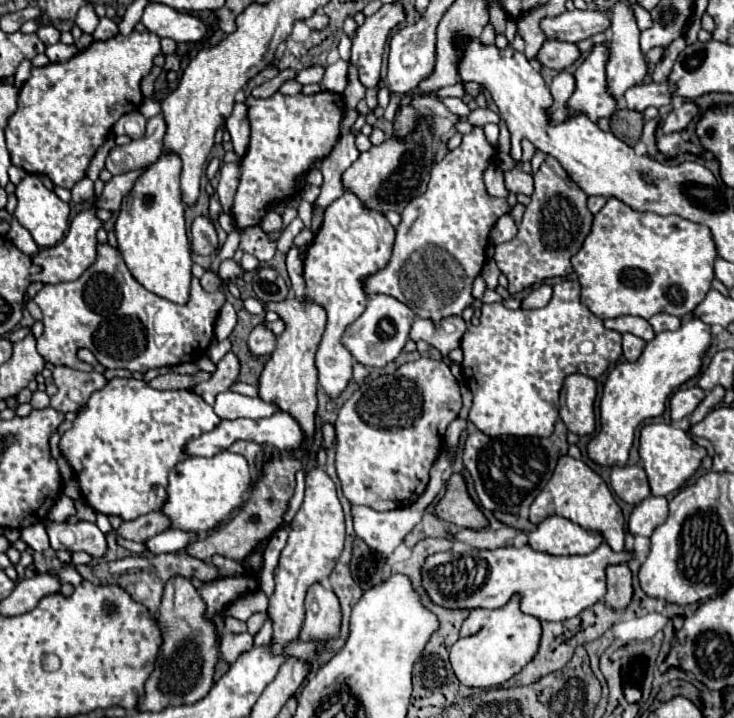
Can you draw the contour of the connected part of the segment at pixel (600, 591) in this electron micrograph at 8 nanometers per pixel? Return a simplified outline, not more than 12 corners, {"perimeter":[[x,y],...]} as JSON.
{"perimeter":[[530,546],[438,552],[422,586],[450,608],[502,608],[522,594],[538,620],[574,618],[606,594],[606,568]]}

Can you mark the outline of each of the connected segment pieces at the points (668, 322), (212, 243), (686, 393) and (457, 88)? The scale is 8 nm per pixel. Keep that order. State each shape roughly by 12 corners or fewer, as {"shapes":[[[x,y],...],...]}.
{"shapes":[[[656,314],[648,320],[654,332],[678,330],[682,320],[672,314]],[[198,216],[192,224],[192,250],[210,256],[218,248],[216,228]],[[684,388],[670,398],[672,420],[690,416],[704,400],[702,388]],[[462,83],[444,87],[433,94],[440,100],[449,96],[463,98]]]}

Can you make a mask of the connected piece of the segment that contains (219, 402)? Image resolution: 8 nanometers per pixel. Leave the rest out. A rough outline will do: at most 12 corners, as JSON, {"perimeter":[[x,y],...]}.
{"perimeter":[[236,392],[216,396],[220,418],[268,418],[280,408]]}

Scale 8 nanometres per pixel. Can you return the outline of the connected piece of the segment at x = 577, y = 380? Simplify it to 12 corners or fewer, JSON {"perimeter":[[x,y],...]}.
{"perimeter":[[584,374],[566,378],[560,418],[570,432],[596,430],[596,382]]}

